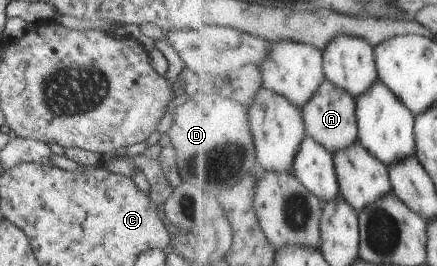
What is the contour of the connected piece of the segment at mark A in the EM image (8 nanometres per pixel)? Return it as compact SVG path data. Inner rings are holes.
M328 78L322 82L322 86L316 96L302 108L307 134L316 142L320 142L331 153L336 154L340 150L346 150L359 142L358 119L356 118L355 98L343 88L338 88Z

